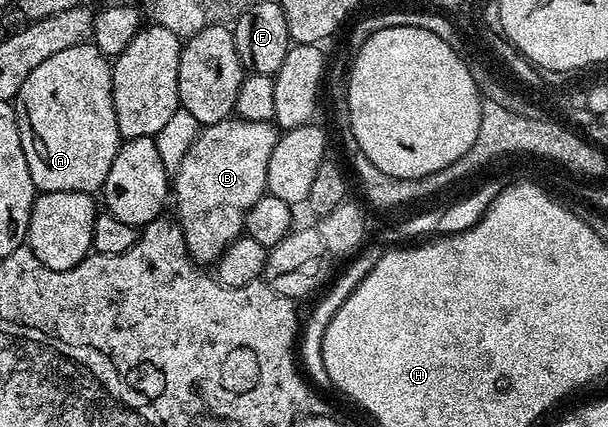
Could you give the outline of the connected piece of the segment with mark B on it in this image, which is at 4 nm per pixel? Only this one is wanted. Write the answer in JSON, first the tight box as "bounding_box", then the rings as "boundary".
{"bounding_box":[172,118,280,261],"boundary":[[[231,118],[205,125],[192,142],[172,184],[178,187],[176,219],[186,239],[191,260],[217,261],[233,240],[243,235],[246,216],[261,196],[267,195],[268,160],[280,132],[271,122]]]}

